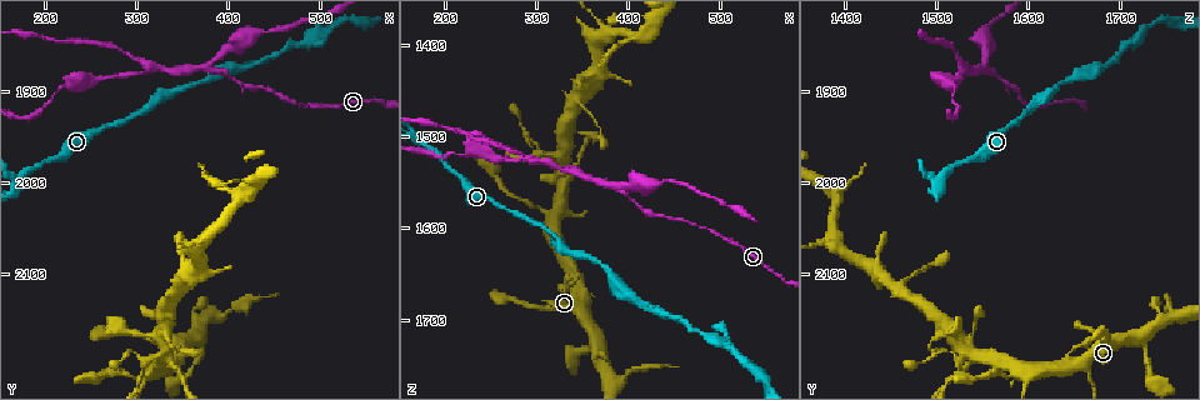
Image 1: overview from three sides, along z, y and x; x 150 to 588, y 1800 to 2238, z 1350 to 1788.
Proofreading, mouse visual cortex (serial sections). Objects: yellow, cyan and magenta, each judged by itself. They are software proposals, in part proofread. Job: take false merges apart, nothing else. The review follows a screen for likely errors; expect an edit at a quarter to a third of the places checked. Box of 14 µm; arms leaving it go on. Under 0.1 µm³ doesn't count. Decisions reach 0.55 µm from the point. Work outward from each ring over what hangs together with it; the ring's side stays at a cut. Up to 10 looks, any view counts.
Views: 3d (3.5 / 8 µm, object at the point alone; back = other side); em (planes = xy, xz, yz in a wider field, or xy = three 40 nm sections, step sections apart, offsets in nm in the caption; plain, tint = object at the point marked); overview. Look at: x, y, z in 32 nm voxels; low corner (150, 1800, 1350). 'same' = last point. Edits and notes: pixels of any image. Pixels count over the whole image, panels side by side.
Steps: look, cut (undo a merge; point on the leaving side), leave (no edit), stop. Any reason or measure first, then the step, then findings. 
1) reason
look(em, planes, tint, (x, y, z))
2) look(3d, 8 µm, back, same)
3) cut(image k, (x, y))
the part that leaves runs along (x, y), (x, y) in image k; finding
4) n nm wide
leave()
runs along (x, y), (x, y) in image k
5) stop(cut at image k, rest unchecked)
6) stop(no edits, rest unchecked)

abrupt turn
look(3d, 8 µm, (380, 1875, 1555))

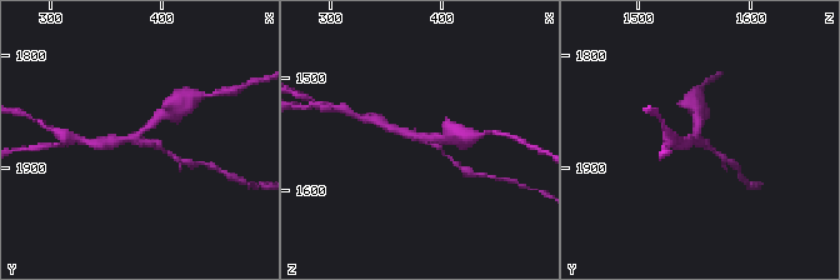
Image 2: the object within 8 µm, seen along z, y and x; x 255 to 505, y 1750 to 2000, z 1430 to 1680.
3 arms; arms of 150, 250, 250 nm; now the EM
look(em, xy, step 1, tint, (378, 1872, 1552))

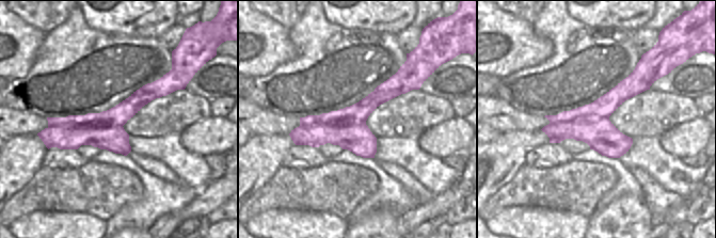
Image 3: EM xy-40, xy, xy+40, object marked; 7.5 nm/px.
cut(image 2, (698, 115))
border along (122, 125), (48, 128) in image 3; two cells meet here

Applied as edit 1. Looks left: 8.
see it whole again
look(overview)

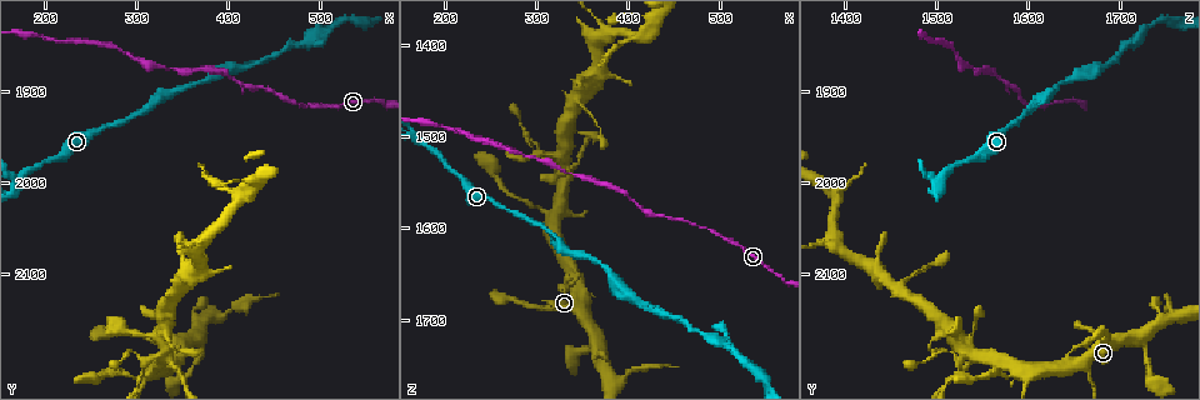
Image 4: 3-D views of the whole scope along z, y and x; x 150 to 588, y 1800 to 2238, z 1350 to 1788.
three arms meet
look(3d, 8 µm, (365, 2170, 1725))

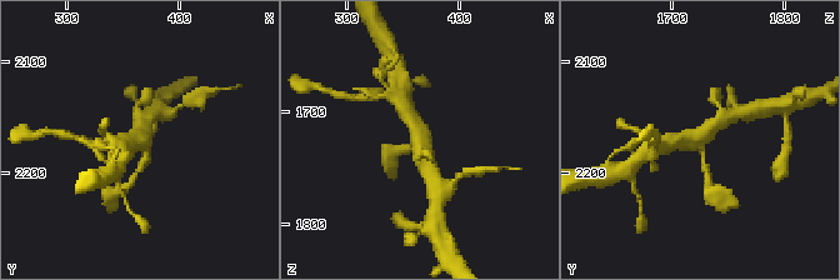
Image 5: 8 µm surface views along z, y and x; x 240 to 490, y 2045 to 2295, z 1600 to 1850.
3 arms; arms of 150, 350, 400 nm; now the EM
look(em, xy, step 5, tint, (368, 2166, 1726))

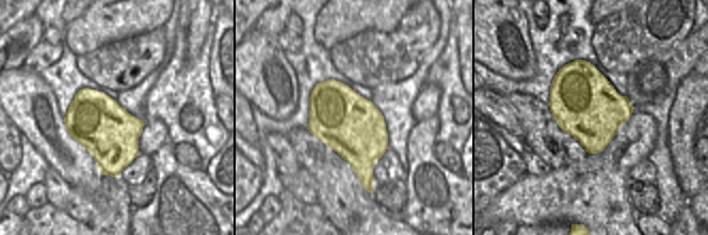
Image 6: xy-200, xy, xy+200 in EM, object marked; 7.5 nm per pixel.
leave()
runs along (405, 113), (413, 120), (430, 170) in image 5; continuous, no second cell

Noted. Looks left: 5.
look(3d, 3.5 µm, (320, 2205, 1590))

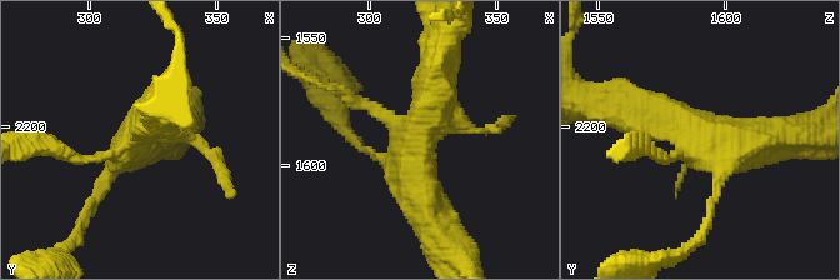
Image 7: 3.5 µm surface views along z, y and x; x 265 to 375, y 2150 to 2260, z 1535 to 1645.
need the tissue
look(em, xy, step 5, tint, (317, 2203, 1590))

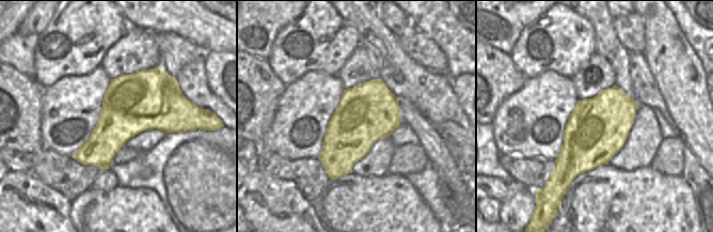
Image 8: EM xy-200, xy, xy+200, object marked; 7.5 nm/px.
look(em, xy, step 3, tint, same)

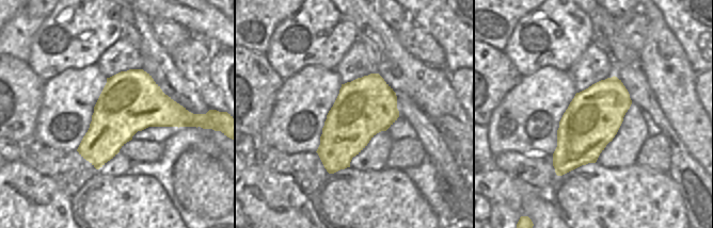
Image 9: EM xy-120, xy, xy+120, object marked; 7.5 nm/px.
leave()
one cell here

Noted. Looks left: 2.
calibre changes
look(3d, 3.5 µm, back, (310, 2205, 1525))

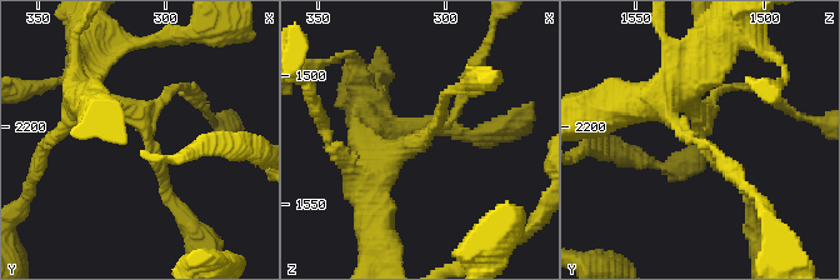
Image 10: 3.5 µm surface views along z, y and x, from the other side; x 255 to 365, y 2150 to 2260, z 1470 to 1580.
look(em, planes, tint, (306, 2207, 1524))

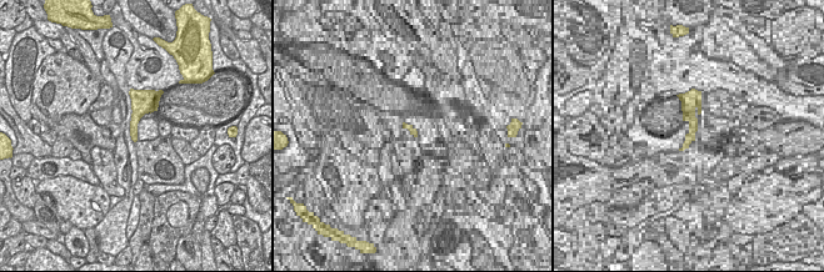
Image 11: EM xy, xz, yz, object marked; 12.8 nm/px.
leave()
runs along (86, 91), (133, 110), (175, 206) in image 10; one cell here

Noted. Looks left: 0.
stop(cut at image 2, rest unchecked)

